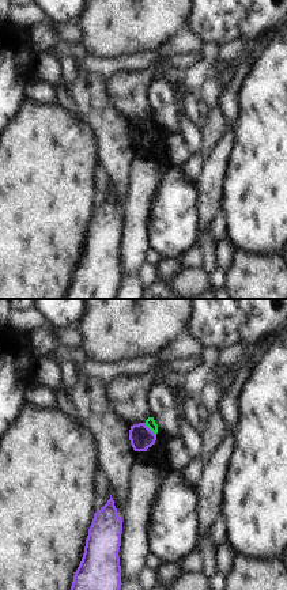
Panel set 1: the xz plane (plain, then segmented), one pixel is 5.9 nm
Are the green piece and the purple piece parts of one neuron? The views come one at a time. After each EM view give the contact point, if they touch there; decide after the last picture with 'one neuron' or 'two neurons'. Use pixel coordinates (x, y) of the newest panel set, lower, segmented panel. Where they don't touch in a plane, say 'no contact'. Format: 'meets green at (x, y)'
meets green at (150, 428)

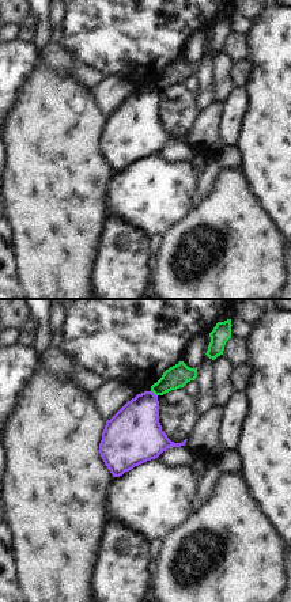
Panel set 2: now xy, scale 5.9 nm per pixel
meets green at (154, 393)

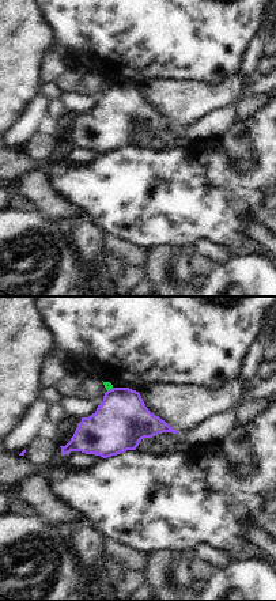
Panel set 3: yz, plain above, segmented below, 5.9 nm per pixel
meets green at (110, 388)

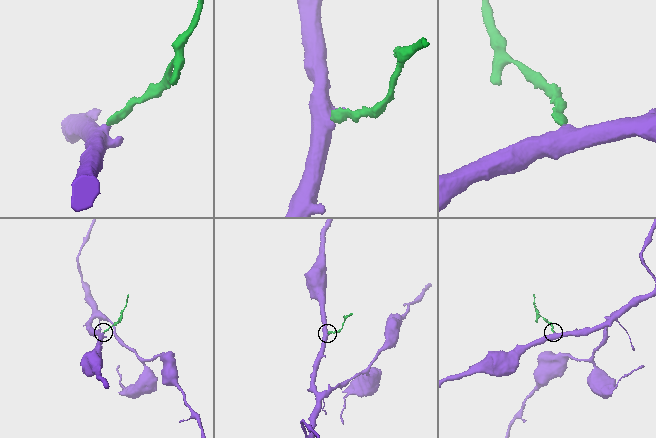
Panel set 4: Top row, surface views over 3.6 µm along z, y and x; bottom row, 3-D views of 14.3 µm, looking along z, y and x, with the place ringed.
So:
two neurons

